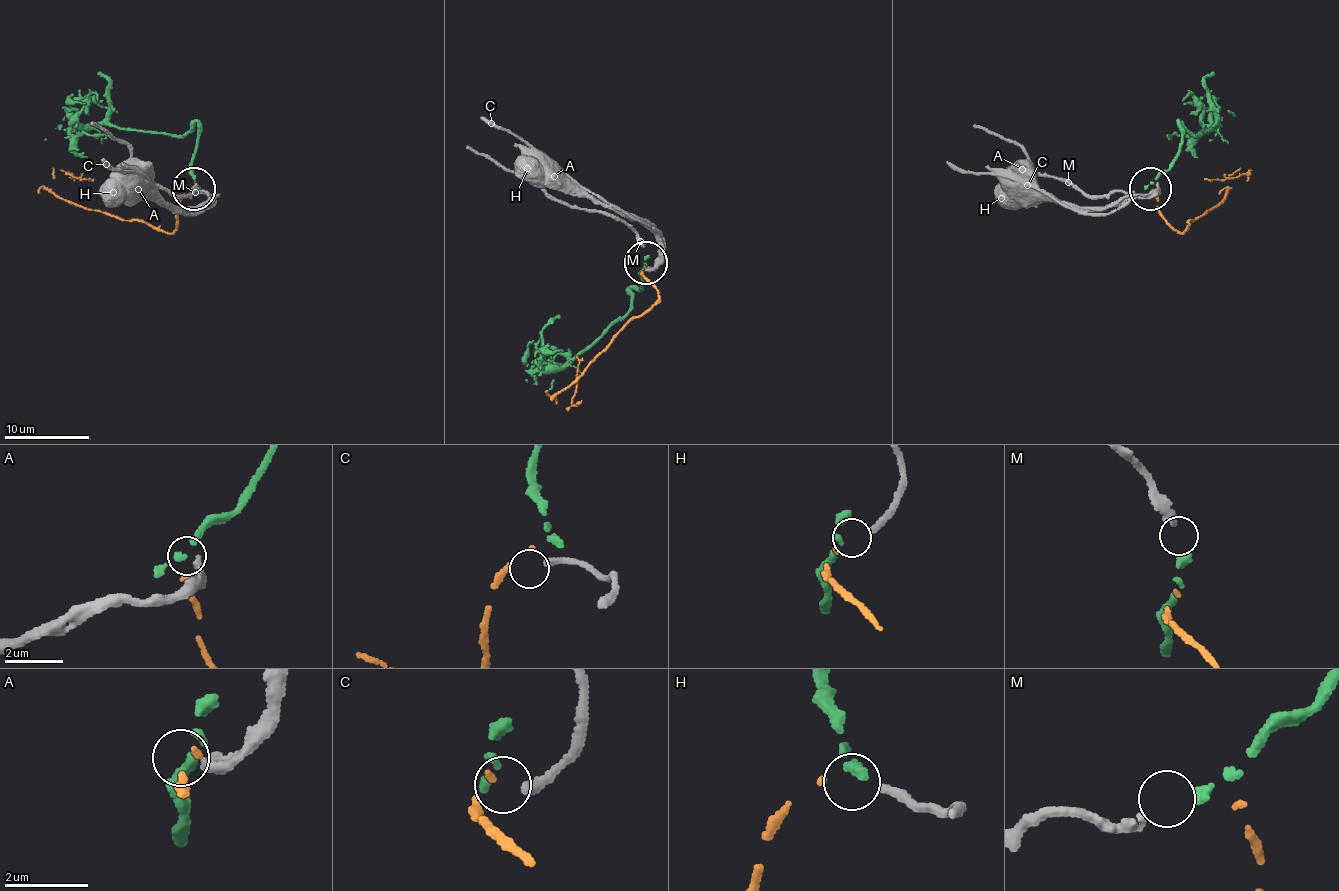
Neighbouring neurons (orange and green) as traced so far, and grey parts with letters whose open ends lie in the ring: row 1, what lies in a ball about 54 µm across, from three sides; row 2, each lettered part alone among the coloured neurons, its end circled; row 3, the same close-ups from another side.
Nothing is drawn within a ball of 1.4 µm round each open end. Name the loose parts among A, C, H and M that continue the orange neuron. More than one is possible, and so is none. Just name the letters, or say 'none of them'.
H

